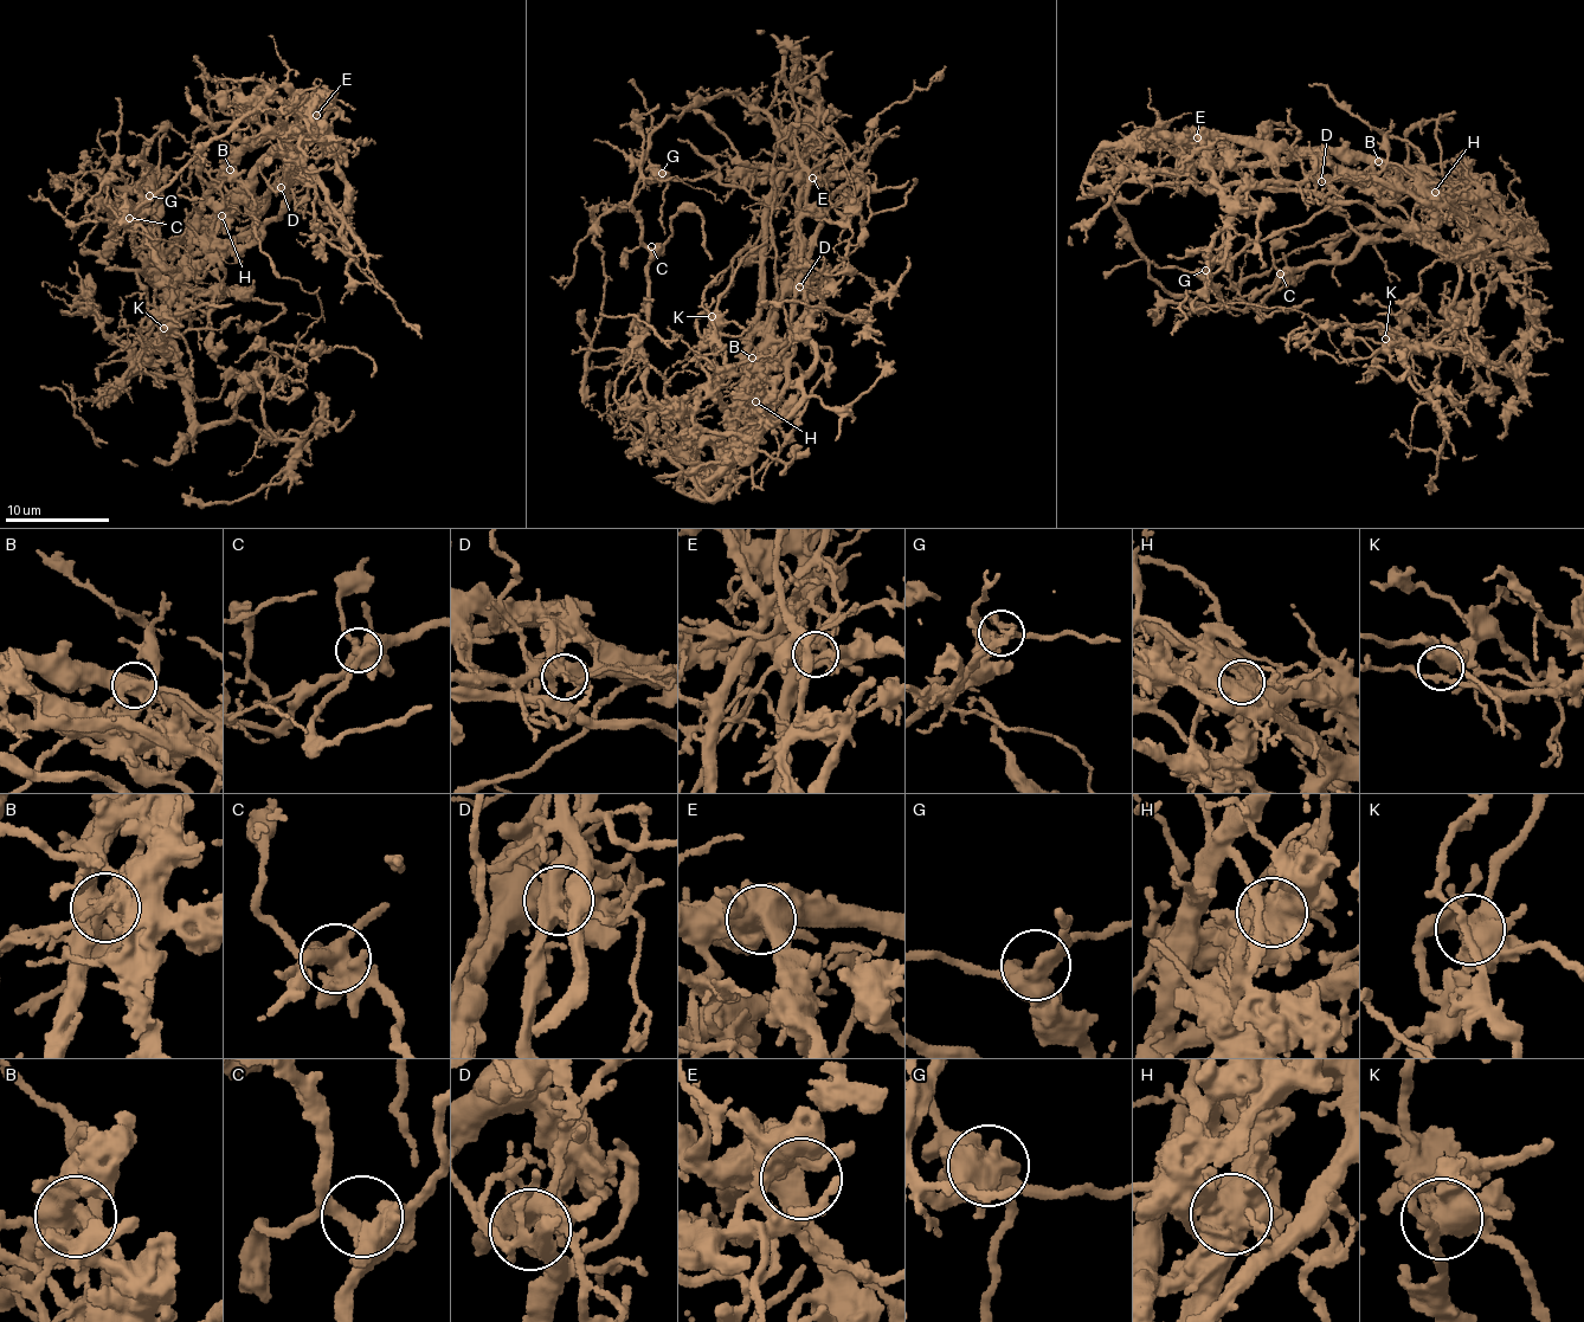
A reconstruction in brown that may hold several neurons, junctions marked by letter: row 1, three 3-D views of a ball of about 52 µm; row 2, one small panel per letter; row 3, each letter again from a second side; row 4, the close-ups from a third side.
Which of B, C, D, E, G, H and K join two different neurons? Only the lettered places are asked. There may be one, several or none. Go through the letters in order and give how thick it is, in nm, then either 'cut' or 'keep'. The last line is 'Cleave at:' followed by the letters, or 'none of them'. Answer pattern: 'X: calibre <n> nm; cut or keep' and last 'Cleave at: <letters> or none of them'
B: calibre 500 nm; cut
C: calibre 400 nm; keep
D: calibre 440 nm; cut
E: calibre 550 nm; keep
G: calibre 440 nm; keep
H: calibre 950 nm; cut
K: calibre 500 nm; keep
Cleave at: B, D, H

